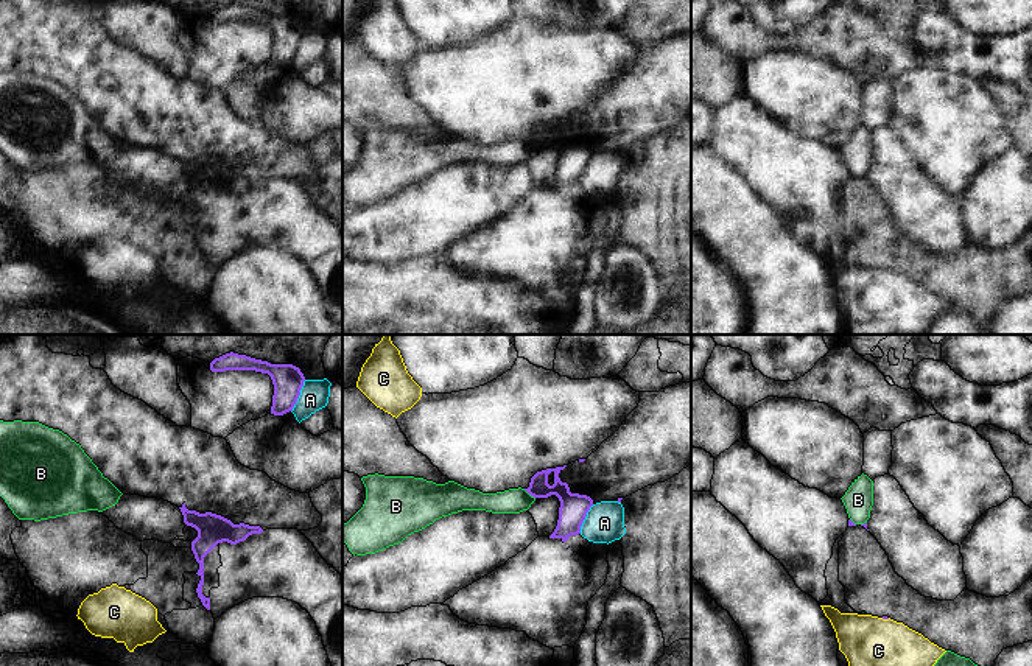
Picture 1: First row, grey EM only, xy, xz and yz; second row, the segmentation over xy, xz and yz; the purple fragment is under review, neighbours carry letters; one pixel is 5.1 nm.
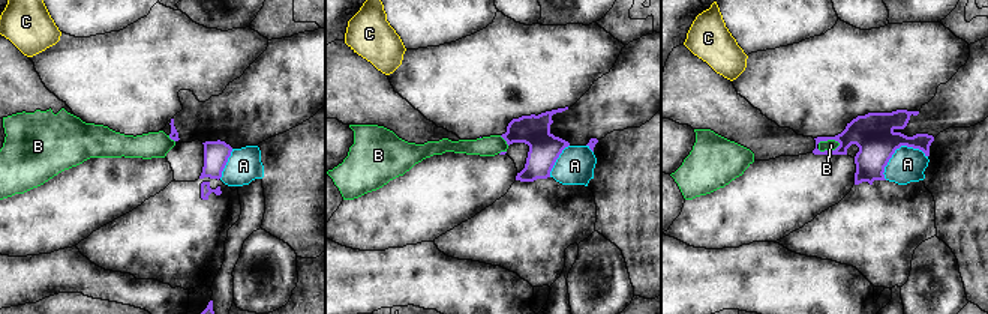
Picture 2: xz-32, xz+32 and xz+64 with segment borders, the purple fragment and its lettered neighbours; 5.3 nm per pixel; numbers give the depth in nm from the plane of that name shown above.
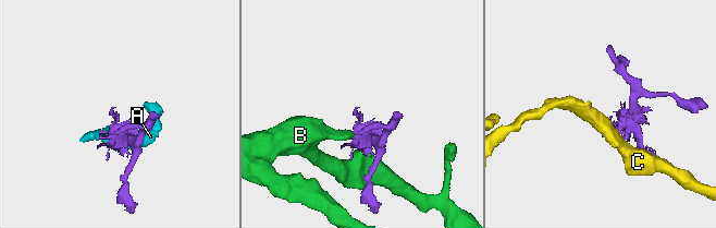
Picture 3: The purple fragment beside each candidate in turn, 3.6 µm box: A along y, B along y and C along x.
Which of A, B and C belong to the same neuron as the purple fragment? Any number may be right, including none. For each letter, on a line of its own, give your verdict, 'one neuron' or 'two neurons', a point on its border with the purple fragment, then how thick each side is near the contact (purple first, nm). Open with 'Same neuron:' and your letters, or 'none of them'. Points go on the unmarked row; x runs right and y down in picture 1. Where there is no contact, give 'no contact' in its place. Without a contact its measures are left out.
Same neuron: none of them
A: two neurons | xy (299, 45) | 160/150 nm
B: two neurons | xz (530, 145) | 150/130 nm
C: two neurons | yz (886, 269) | 20/360 nm

